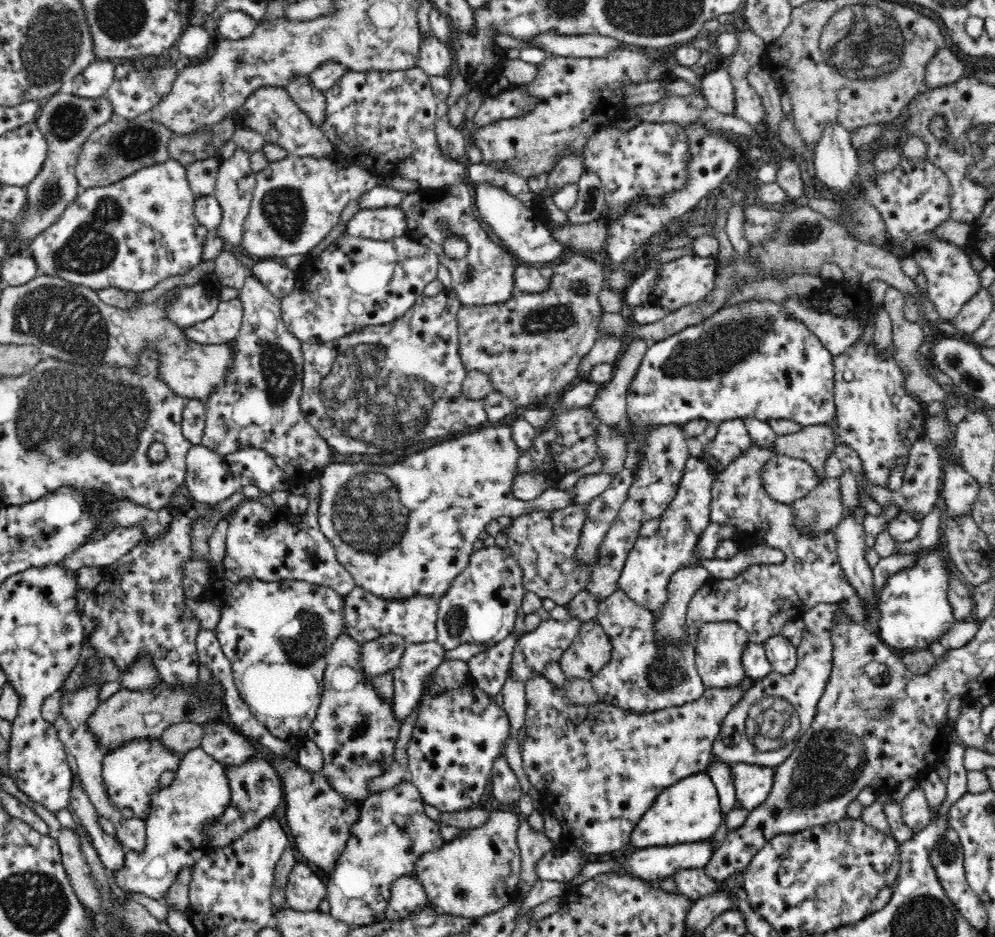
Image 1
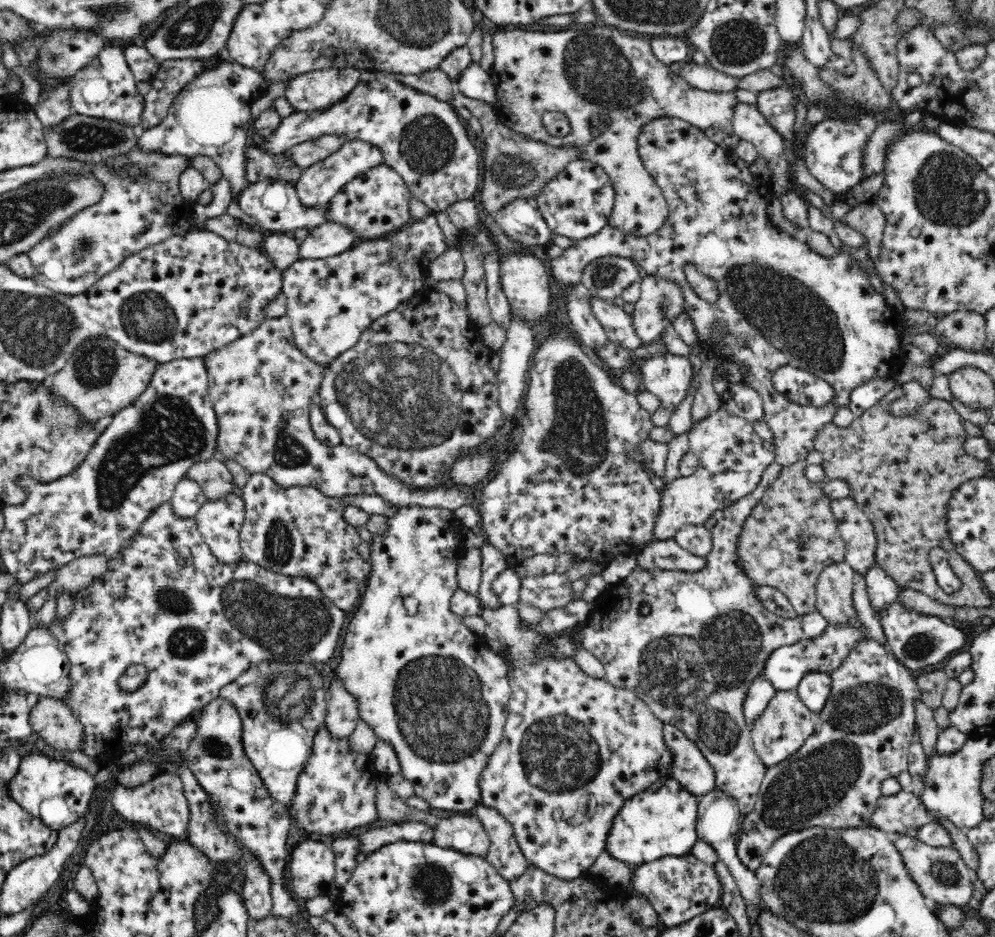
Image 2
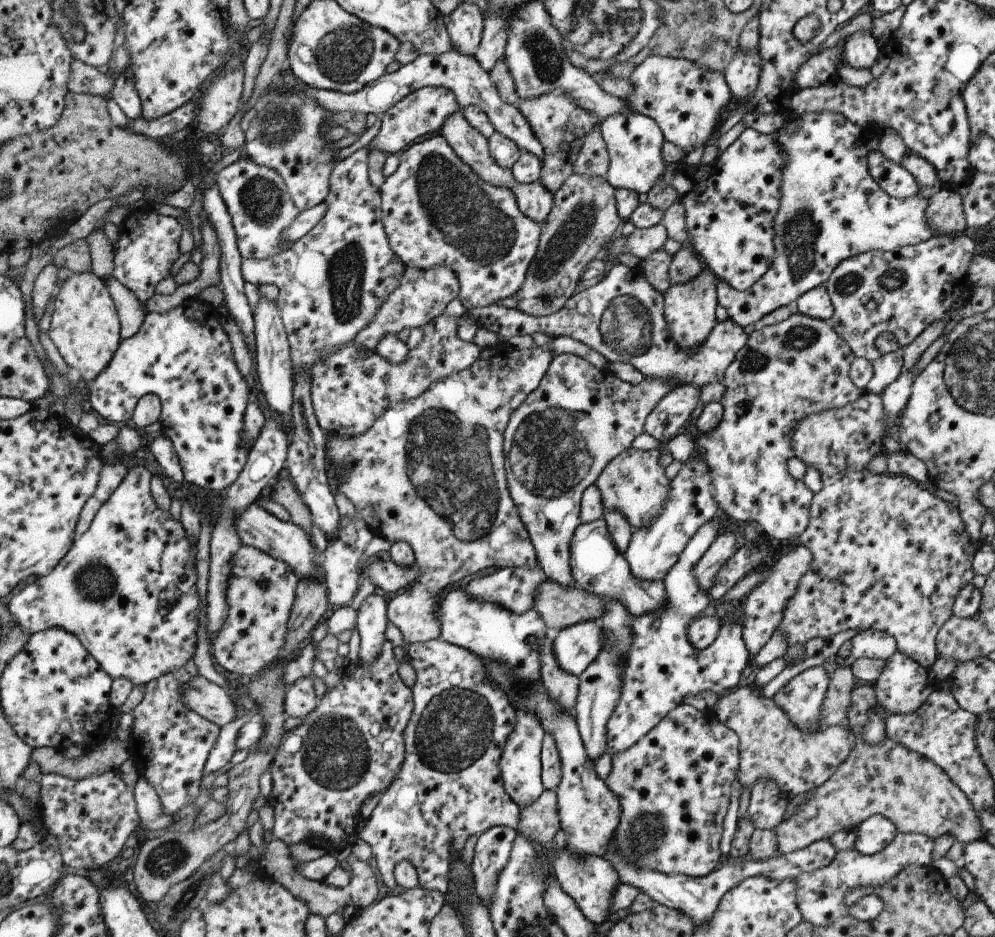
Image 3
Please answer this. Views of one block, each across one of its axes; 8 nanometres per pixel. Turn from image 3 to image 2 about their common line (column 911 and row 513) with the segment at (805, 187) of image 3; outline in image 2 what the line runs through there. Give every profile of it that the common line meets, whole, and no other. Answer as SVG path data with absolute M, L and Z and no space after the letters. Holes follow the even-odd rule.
M239 494L217 502L207 501L195 516L198 531L222 563L234 564L243 560L240 531L245 520L244 501Z

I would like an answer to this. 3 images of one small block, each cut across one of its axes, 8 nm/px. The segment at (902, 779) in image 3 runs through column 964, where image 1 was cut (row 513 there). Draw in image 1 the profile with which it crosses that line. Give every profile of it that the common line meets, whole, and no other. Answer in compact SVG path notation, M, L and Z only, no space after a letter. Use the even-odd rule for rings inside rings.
M822 478L820 485L812 490L804 499L792 504L796 521L806 527L808 533L822 533L833 531L845 516L844 503L842 503L842 490L839 478Z

